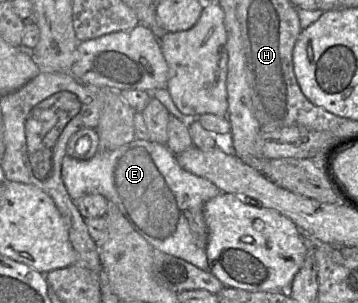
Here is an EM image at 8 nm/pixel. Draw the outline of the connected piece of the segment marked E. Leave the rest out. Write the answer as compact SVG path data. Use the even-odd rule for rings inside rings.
M136 138L115 150L99 151L89 160L78 160L66 154L62 161L62 179L73 201L86 194L103 195L117 205L133 228L156 250L184 259L202 270L209 270L204 205L222 191L208 179L182 168L176 155L166 145Z

